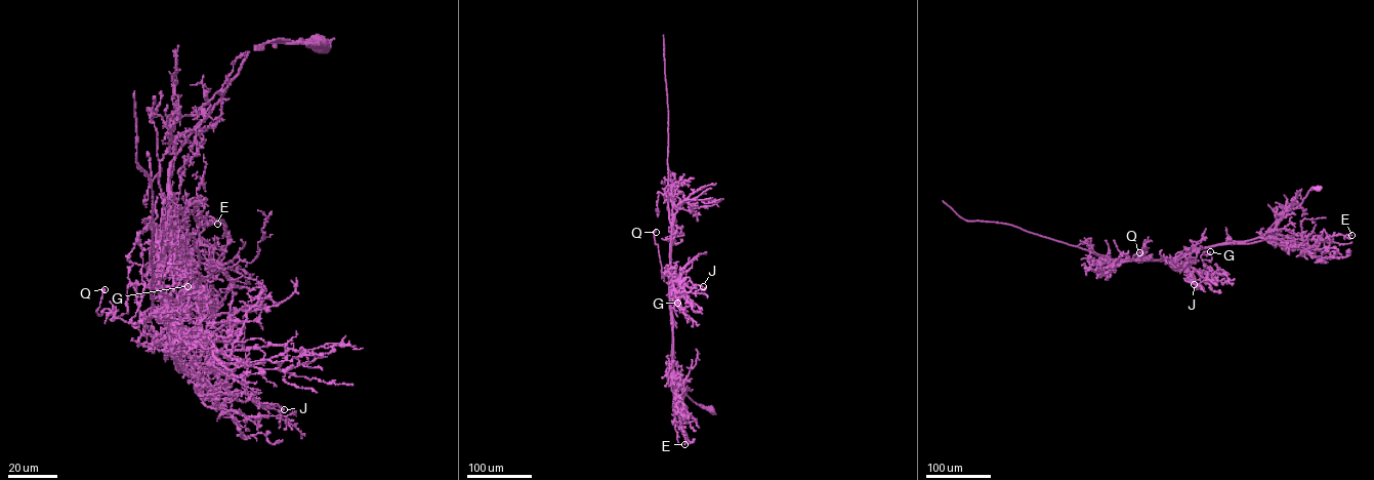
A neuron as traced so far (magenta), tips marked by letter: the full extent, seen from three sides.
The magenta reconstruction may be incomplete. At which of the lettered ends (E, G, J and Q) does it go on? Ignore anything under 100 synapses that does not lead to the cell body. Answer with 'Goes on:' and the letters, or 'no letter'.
Goes on: no letter

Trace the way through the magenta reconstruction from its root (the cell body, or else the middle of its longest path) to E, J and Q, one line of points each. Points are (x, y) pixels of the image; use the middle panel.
E: (712, 410), (701, 407), (684, 393), (672, 371), (672, 363), (674, 402), (686, 436), (684, 444)
J: (712, 410), (686, 395), (672, 369), (669, 284), (672, 280), (679, 293), (686, 277), (694, 285), (703, 286)
Q: (712, 410), (694, 402), (673, 372), (670, 272), (669, 268), (661, 274), (656, 232)

